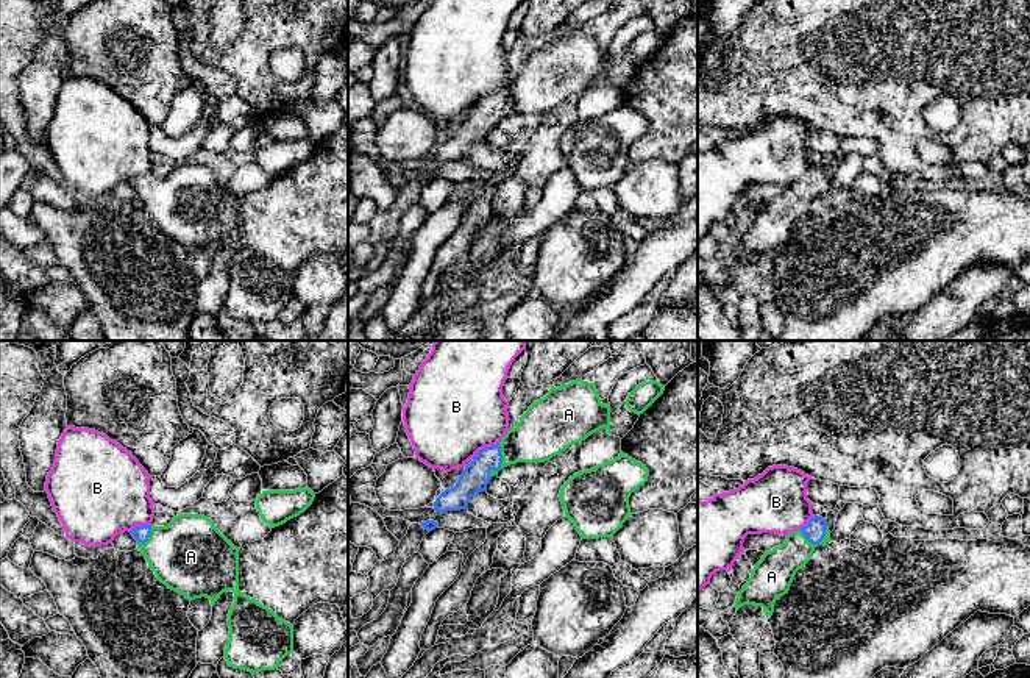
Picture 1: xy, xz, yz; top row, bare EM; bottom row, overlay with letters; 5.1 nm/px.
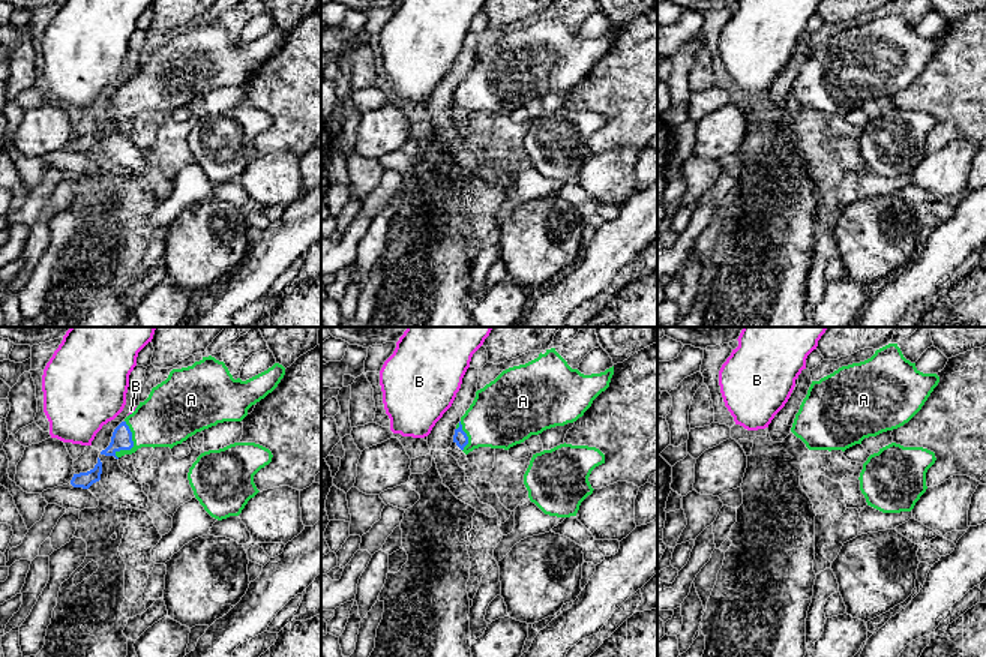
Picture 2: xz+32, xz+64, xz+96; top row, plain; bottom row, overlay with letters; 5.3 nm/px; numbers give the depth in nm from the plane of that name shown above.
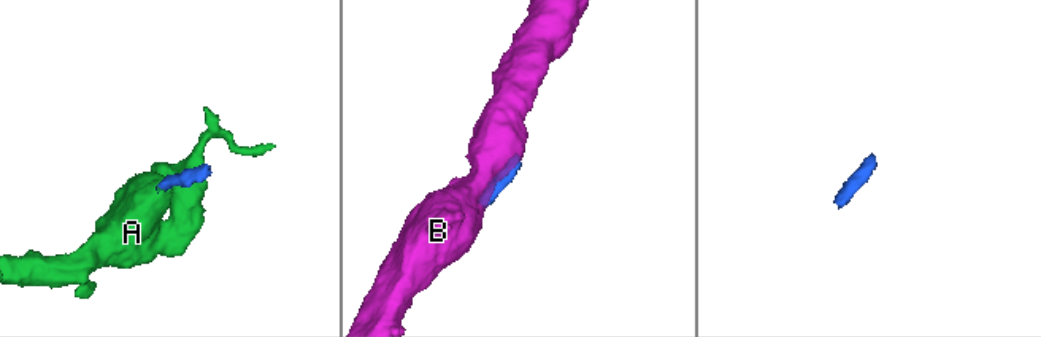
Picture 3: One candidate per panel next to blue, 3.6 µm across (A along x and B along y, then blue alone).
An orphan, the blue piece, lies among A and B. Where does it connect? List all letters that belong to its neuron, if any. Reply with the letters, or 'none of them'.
A

